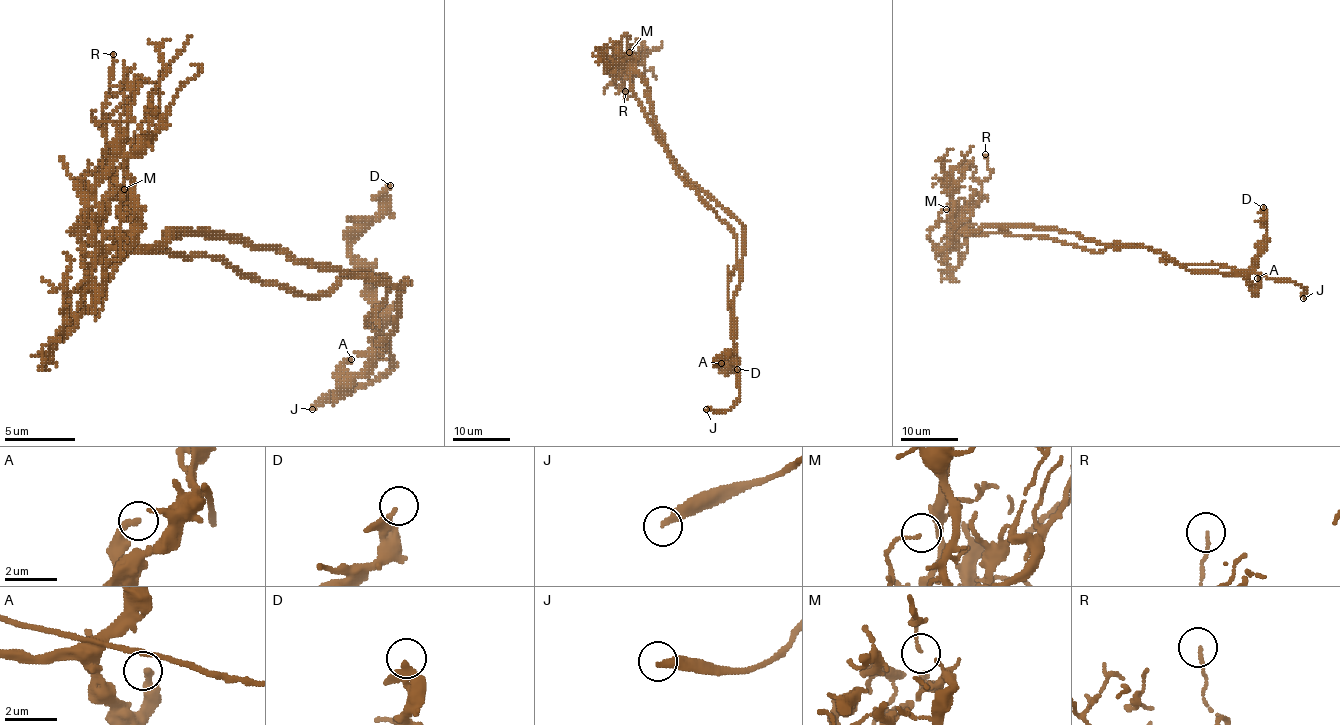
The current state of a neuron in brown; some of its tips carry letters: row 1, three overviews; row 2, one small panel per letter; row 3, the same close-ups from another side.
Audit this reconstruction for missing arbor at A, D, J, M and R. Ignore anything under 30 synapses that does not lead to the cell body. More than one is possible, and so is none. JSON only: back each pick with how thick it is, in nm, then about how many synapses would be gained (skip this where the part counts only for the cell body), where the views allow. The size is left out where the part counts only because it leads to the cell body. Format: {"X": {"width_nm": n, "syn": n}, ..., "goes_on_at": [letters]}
{"J": {"width_nm": 280}, "goes_on_at": ["J"]}

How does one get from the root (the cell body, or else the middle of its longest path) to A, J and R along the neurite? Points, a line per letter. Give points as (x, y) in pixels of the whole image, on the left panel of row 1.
A: (294, 292), (323, 295), (351, 274), (390, 281), (365, 324), (379, 331), (383, 349), (344, 380), (351, 359)
J: (294, 292), (323, 295), (351, 274), (390, 281), (365, 324), (390, 345), (394, 366), (312, 409)
R: (294, 292), (223, 260), (102, 242), (120, 196), (106, 157), (124, 100), (113, 54)

